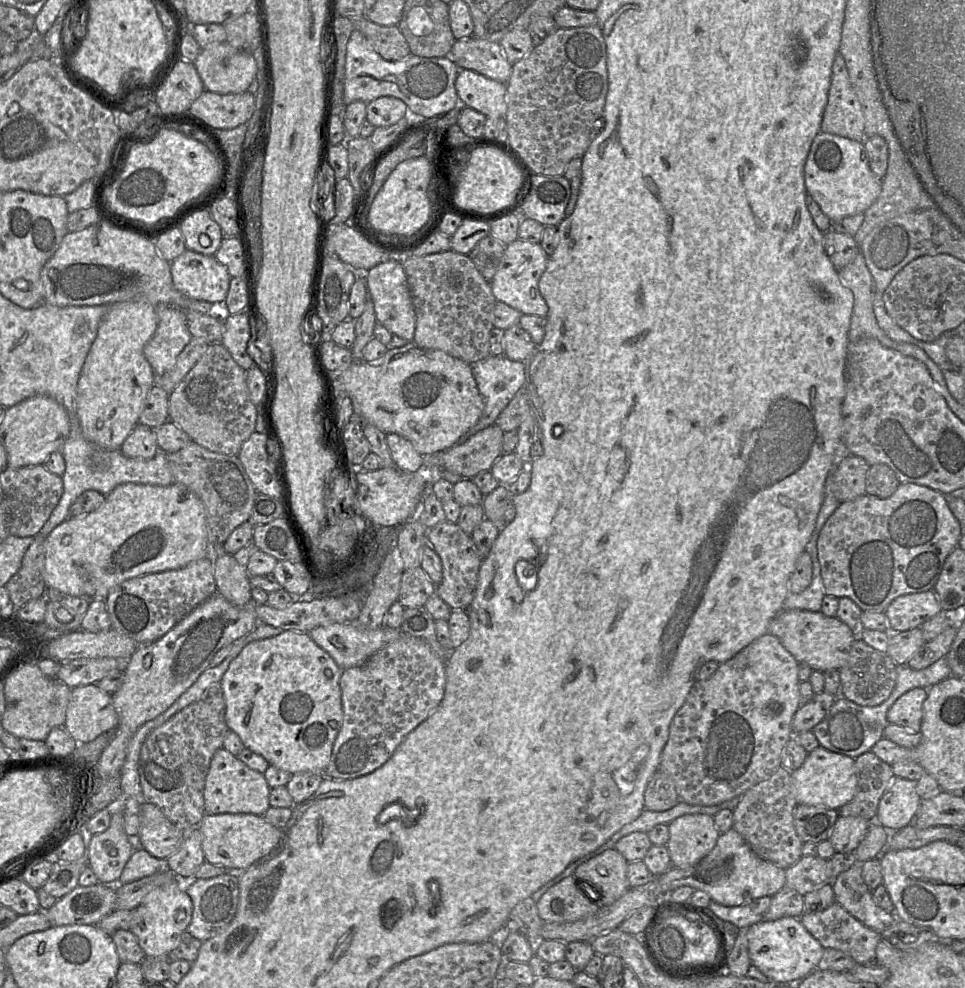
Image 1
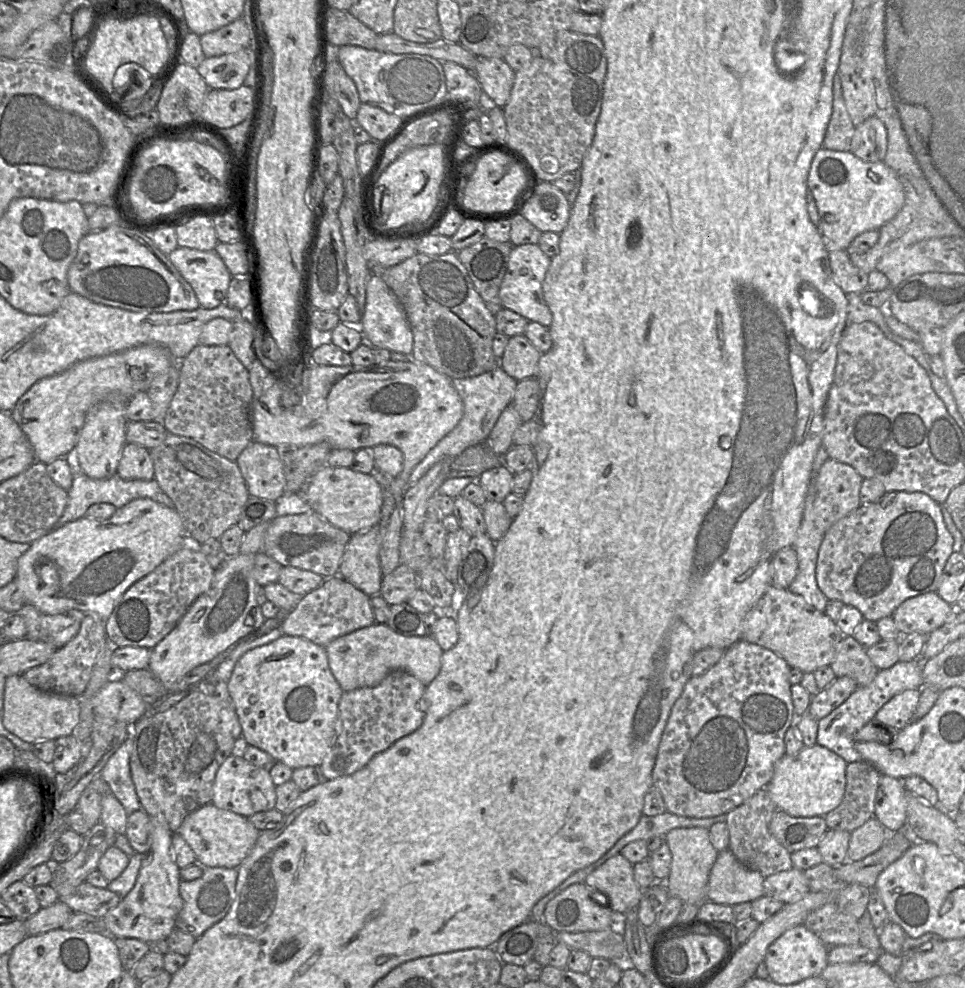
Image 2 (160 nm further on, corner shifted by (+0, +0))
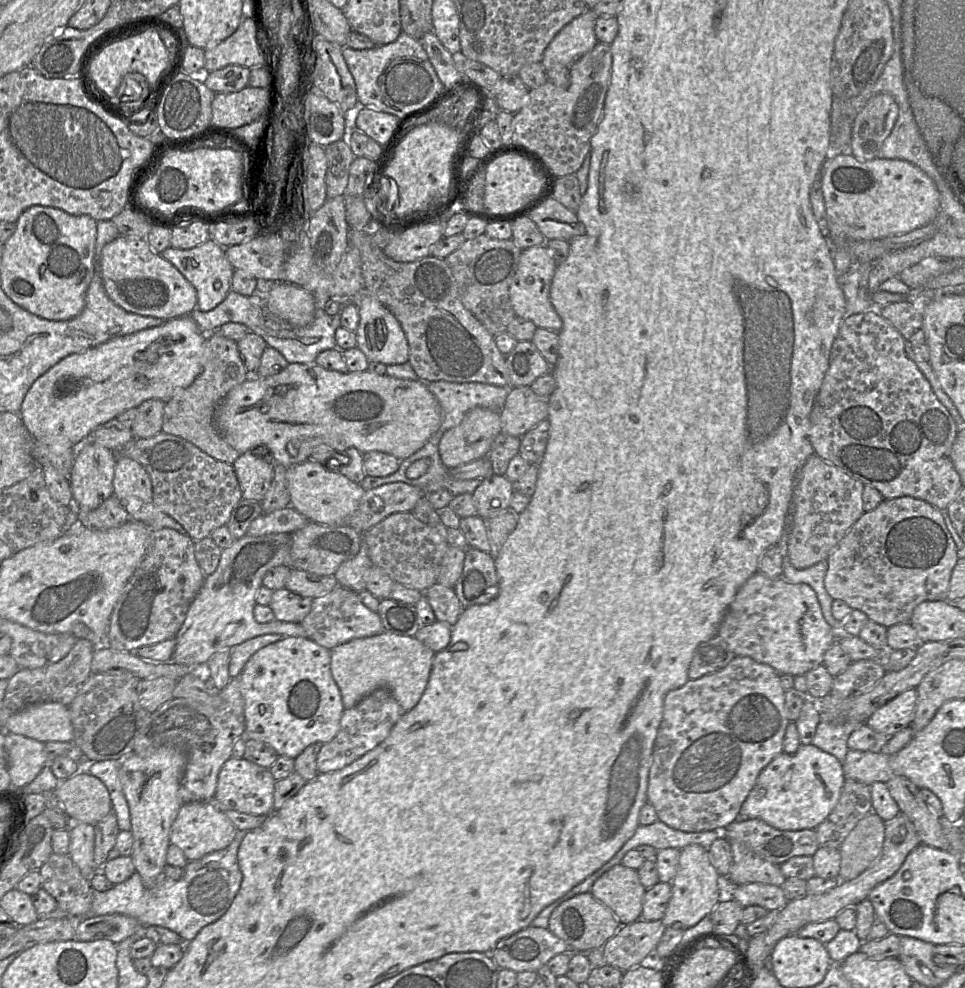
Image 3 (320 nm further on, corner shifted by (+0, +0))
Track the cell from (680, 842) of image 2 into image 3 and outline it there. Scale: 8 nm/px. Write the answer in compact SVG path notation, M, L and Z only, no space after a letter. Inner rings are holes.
M691 844L680 851L677 873L671 882L672 895L662 922L666 927L688 929L709 916L723 897L723 879L711 862L707 848Z

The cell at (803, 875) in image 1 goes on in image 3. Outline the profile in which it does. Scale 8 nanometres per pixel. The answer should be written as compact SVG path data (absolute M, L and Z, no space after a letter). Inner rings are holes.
M746 883L732 888L725 888L725 894L731 894L733 899L738 901L743 907L758 905L770 910L781 910L788 902L781 886L766 883Z

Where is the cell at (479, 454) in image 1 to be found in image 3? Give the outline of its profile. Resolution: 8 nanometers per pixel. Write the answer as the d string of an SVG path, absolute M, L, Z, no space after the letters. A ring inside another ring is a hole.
M530 386L510 387L500 410L502 433L522 437L543 420L547 420L547 398L538 396Z

